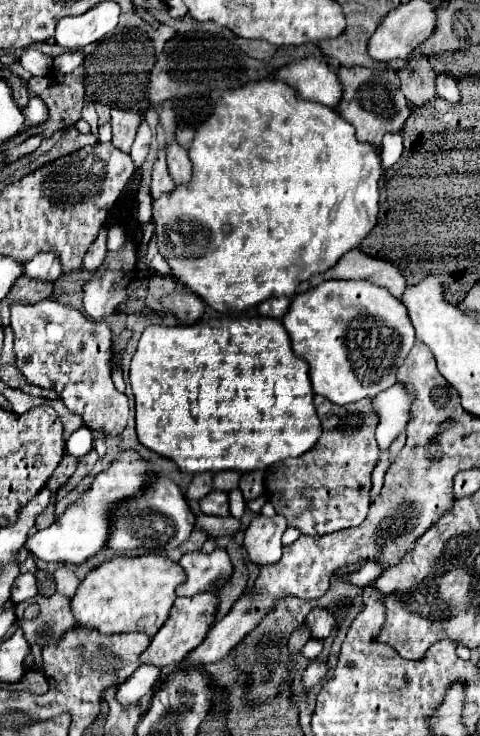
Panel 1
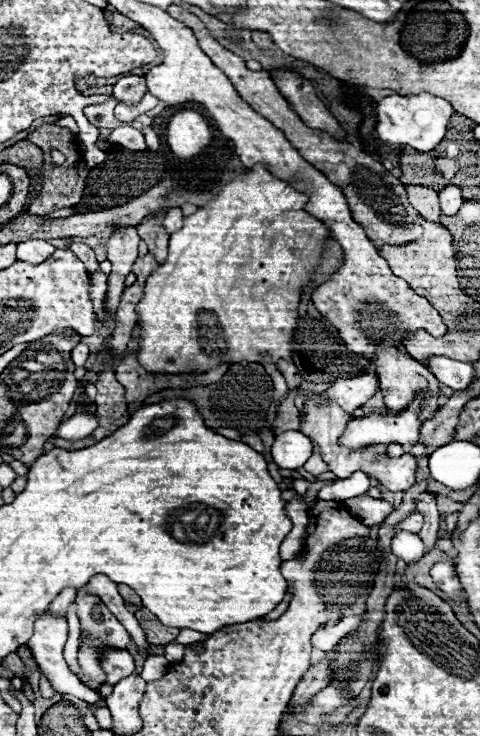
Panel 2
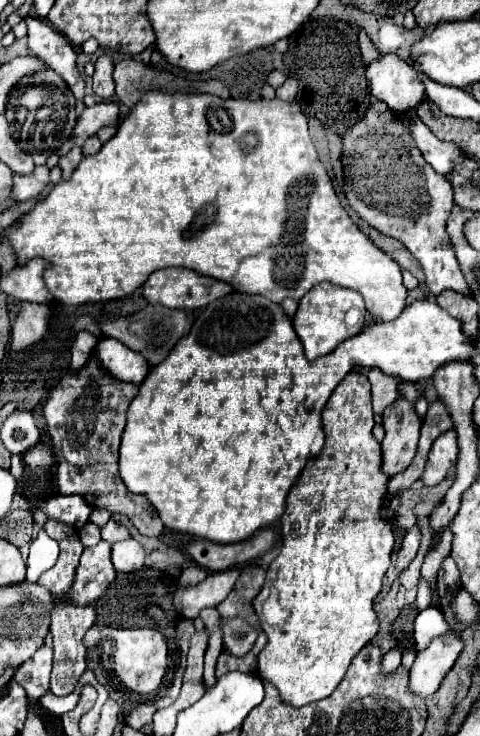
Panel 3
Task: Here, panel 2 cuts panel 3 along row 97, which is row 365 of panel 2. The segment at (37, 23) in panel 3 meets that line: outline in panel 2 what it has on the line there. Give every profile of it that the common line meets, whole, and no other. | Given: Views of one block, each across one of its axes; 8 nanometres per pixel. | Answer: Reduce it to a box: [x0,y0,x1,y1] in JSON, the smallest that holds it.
[72,342,90,368]

